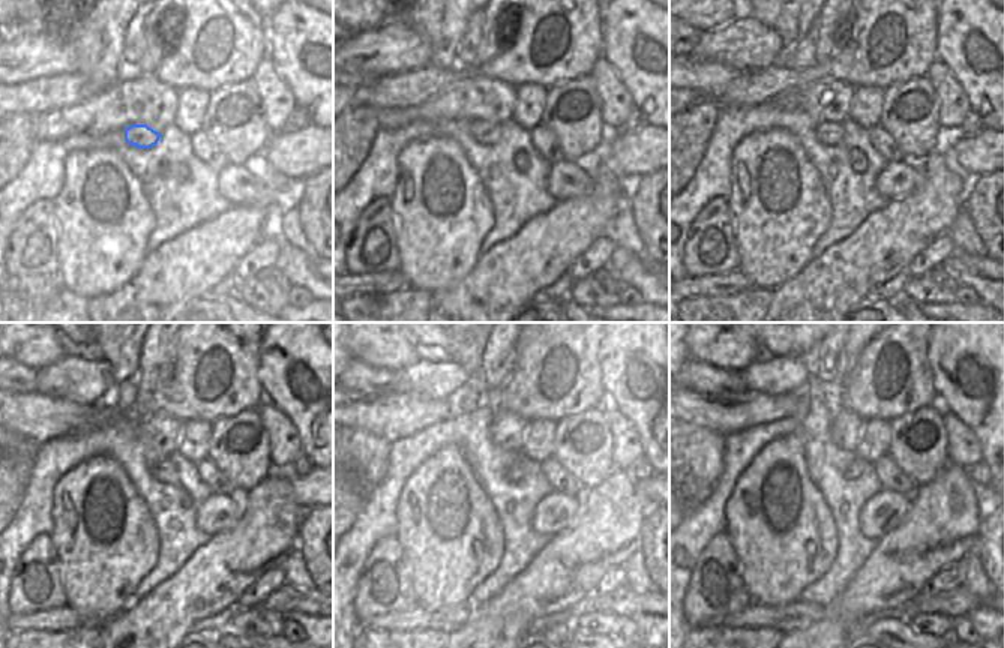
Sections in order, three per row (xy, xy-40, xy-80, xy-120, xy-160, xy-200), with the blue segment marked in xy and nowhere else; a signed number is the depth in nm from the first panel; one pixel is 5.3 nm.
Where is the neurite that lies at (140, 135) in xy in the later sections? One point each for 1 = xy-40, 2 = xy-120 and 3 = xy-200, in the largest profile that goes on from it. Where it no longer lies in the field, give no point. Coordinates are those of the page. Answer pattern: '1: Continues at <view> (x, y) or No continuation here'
1: Continues at xy-40 (483, 132)
2: Continues at xy-120 (164, 471)
3: Continues at xy-200 (857, 467).

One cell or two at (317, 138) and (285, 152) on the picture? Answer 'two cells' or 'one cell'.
one cell

